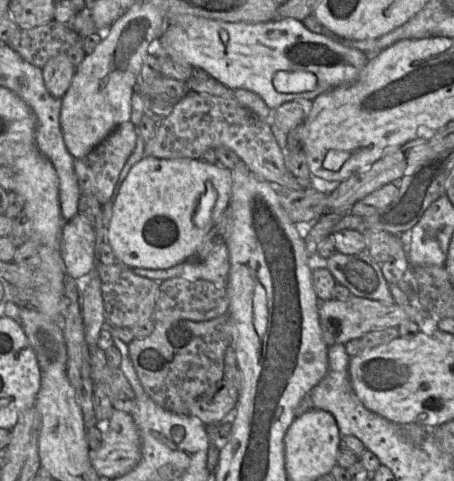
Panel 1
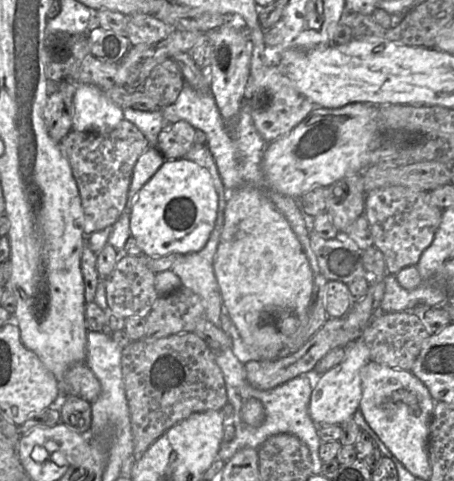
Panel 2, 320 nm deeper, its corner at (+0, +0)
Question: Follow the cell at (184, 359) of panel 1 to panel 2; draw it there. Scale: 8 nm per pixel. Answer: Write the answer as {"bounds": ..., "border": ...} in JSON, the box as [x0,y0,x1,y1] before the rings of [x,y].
{"bounds":[121,332,228,460],"border":[[[194,332],[172,334],[153,342],[131,341],[122,350],[121,365],[137,460],[173,425],[194,413],[222,410],[228,403],[214,353]]]}

